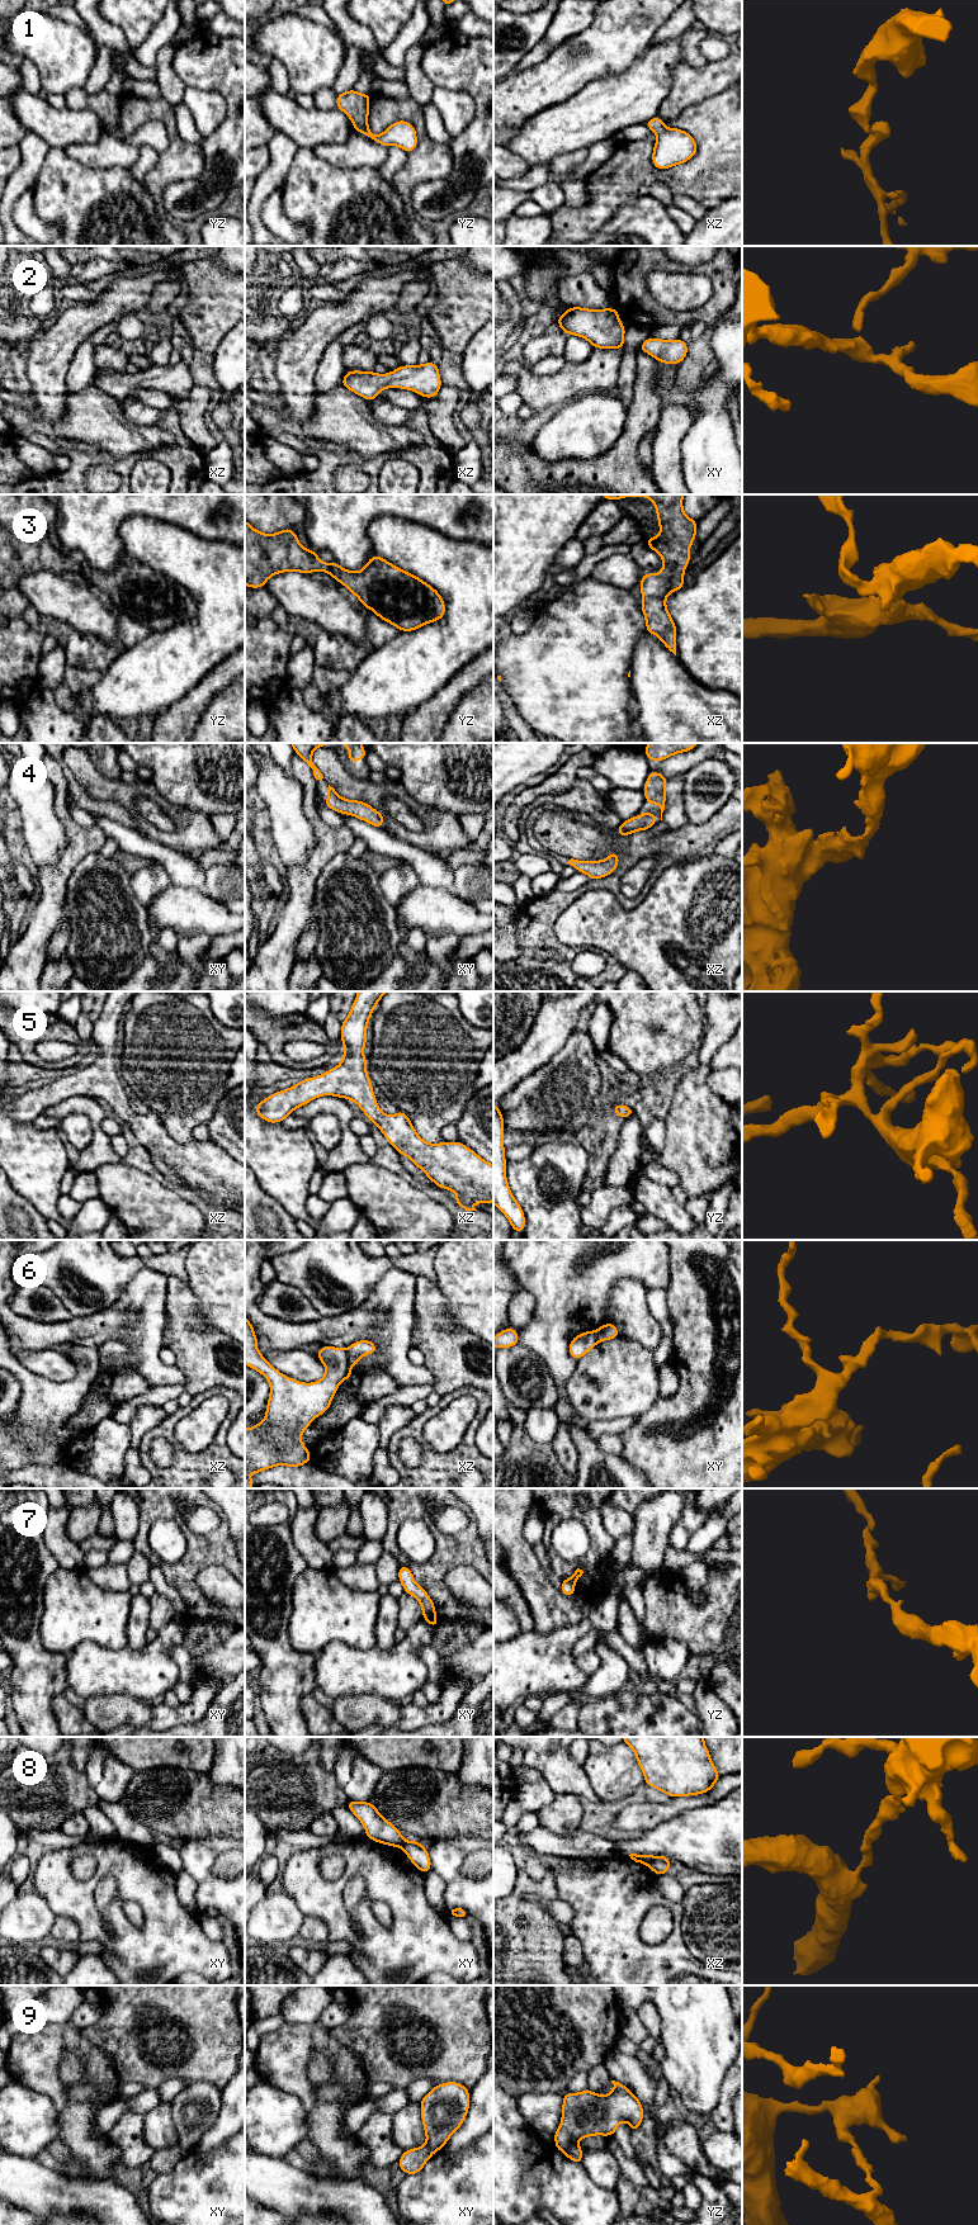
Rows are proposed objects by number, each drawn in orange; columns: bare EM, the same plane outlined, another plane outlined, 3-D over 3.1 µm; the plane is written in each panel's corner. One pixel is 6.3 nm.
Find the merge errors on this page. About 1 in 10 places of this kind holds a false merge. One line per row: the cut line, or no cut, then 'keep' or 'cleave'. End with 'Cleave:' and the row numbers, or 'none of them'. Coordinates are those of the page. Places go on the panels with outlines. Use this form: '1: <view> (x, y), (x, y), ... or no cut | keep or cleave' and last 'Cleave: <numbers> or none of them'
1: no cut | keep
2: no cut | keep
3: no cut | keep
4: no cut | keep
5: no cut | keep
6: xz (345, 1349), (350, 1366) | cleave
7: no cut | keep
8: xy (404, 1838), (400, 1846) | cleave
9: yz (576, 2143), (565, 2152) | cleave
Cleave: 6, 8, 9

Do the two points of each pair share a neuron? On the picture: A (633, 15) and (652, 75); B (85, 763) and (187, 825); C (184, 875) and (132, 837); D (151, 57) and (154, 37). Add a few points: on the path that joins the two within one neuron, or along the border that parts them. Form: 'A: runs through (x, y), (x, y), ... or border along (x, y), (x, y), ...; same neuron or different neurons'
A: border along (648, 46), (624, 71); different neurons
B: runs through (108, 789), (149, 790), (160, 801); same neuron
C: runs through (171, 862), (164, 855), (145, 847); same neuron
D: runs through (151, 52), (154, 42); same neuron

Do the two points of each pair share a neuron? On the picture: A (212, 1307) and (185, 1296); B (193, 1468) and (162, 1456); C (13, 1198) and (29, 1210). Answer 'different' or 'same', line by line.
A: different
B: different
C: same

